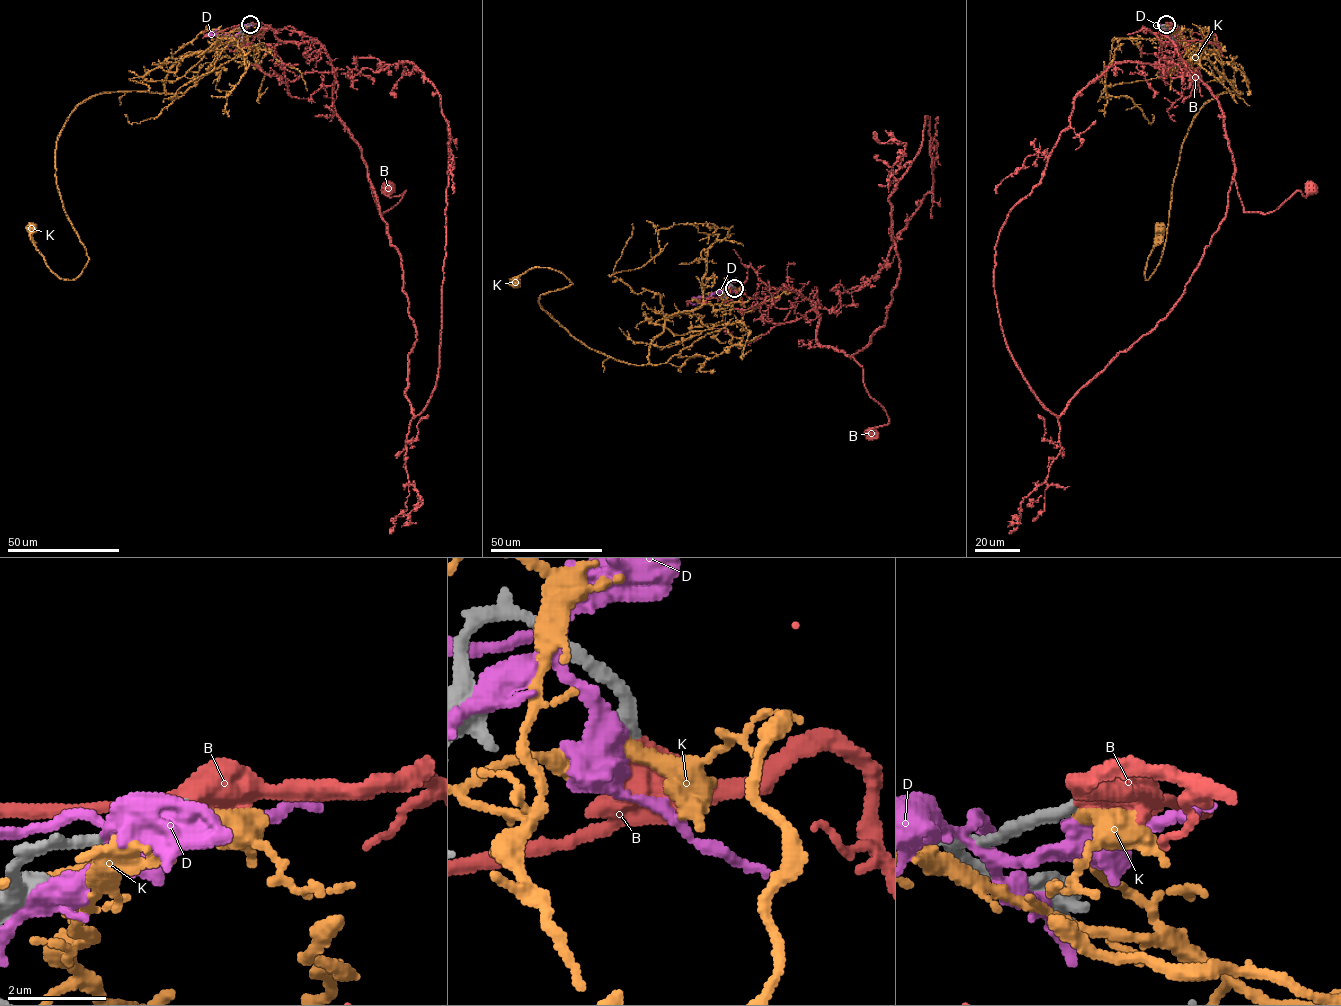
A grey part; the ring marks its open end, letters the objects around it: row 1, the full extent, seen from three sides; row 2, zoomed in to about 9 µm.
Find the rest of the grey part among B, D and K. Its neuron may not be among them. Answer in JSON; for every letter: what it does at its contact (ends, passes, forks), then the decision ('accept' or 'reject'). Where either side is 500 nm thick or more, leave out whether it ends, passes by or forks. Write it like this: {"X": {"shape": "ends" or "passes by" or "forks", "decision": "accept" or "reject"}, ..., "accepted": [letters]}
{"B": {"decision": "accept"}, "D": {"shape": "passes by", "decision": "reject"}, "K": {"shape": "passes by", "decision": "reject"}, "accepted": ["B"]}

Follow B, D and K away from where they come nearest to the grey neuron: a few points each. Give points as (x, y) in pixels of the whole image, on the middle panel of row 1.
B: (734, 288), (769, 300), (787, 287), (809, 300), (818, 341), (862, 366), (866, 391), (889, 418), (868, 433)
D: (733, 287), (729, 285), (707, 297), (695, 297), (691, 302), (700, 303)
K: (733, 288), (729, 304), (669, 315), (641, 365), (540, 307), (572, 283), (558, 271), (515, 281)

